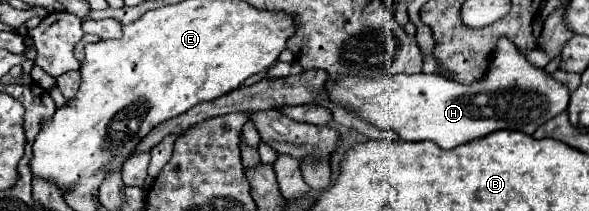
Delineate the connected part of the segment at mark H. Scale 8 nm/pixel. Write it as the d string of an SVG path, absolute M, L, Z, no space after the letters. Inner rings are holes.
M499 40L495 48L495 56L491 62L491 68L487 76L471 86L459 84L455 80L447 80L439 74L395 74L395 76L385 76L385 78L359 78L359 76L339 76L337 80L329 80L327 86L327 96L335 104L343 104L343 108L349 114L355 114L359 120L375 126L375 128L389 128L399 134L401 140L407 142L425 142L431 140L437 146L449 150L455 148L463 142L483 138L491 130L519 130L525 134L535 132L539 124L545 120L551 120L553 116L561 114L567 108L569 100L569 90L555 82L551 76L547 76L543 70L537 70L531 66L525 56L517 52L517 48L509 40Z

